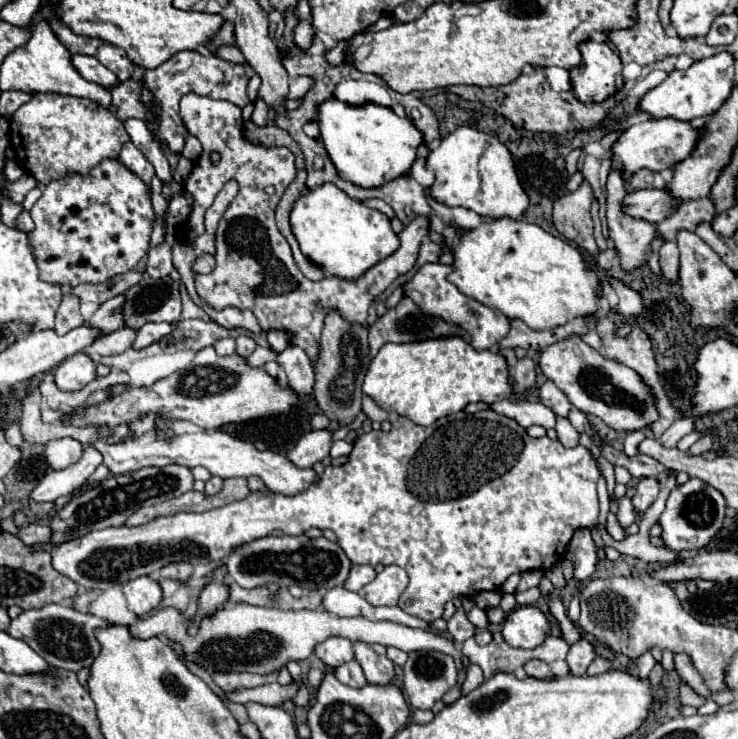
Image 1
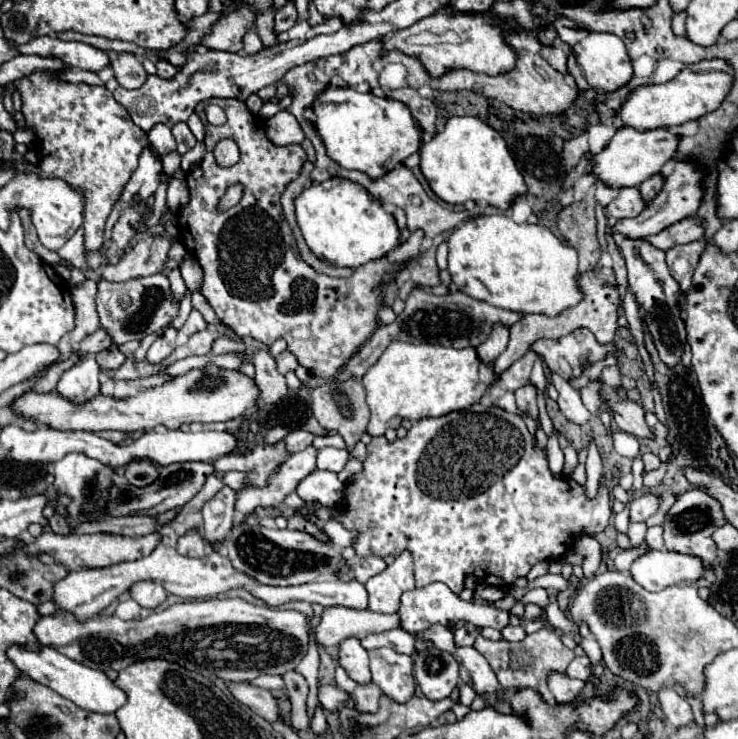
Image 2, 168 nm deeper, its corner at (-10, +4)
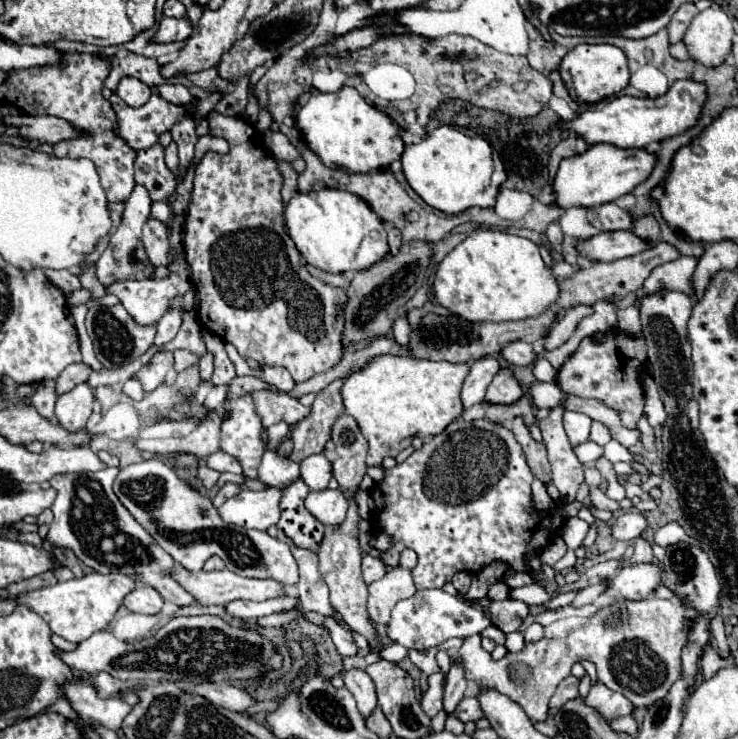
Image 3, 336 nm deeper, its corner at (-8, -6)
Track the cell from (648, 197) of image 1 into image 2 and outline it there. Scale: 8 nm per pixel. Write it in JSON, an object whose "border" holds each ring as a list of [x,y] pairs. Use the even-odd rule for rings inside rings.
{"border":[[[624,187],[620,189],[620,195],[606,207],[606,213],[614,219],[630,219],[638,217],[638,213],[646,207],[646,201],[642,201],[638,187]]]}

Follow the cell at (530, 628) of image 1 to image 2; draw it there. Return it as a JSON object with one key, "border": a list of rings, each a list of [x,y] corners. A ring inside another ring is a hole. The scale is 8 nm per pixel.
{"border":[[[508,625],[508,627],[502,629],[502,637],[504,637],[506,641],[522,641],[522,639],[526,637],[526,631],[524,631],[522,625],[518,625],[518,627]]]}

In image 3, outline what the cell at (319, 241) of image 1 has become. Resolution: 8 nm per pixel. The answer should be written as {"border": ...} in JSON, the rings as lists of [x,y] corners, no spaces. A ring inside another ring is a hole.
{"border":[[[320,187],[308,193],[296,193],[286,203],[284,221],[288,235],[306,263],[328,273],[344,273],[350,269],[362,271],[388,255],[386,231],[380,217],[364,199],[344,189]]]}

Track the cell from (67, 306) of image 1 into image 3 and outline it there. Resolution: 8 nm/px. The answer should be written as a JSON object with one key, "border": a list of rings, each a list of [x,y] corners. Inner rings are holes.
{"border":[[[44,381],[42,389],[38,387],[36,393],[32,395],[32,405],[36,411],[48,419],[54,421],[54,403],[56,403],[56,393],[54,393],[54,381]]]}

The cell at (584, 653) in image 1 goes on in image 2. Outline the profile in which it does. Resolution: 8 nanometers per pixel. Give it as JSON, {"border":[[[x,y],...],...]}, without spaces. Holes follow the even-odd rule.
{"border":[[[586,655],[574,657],[572,663],[570,663],[568,669],[566,669],[566,675],[568,675],[568,677],[574,677],[574,679],[586,681],[586,679],[590,677],[590,659],[588,659]]]}

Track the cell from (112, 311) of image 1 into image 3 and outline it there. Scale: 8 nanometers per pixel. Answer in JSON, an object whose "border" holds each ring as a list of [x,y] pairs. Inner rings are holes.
{"border":[[[74,363],[74,365],[68,365],[60,377],[56,379],[56,395],[62,395],[62,393],[68,393],[72,391],[78,383],[84,383],[90,375],[90,369],[84,365],[84,363]]]}

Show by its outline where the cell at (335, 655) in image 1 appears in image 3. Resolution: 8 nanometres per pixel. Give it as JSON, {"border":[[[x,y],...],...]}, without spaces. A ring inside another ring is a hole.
{"border":[[[350,669],[344,673],[344,683],[346,683],[346,689],[354,695],[360,715],[364,719],[368,715],[372,715],[372,711],[378,707],[378,703],[376,703],[376,689],[374,689],[374,683],[368,677],[368,673],[362,669]]]}

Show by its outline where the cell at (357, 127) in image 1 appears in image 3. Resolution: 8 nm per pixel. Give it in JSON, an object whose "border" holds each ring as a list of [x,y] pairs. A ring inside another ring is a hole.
{"border":[[[354,87],[310,95],[296,115],[296,129],[302,133],[308,149],[314,151],[326,167],[340,167],[348,173],[370,173],[388,167],[400,159],[404,151],[398,125],[380,109],[368,105]]]}

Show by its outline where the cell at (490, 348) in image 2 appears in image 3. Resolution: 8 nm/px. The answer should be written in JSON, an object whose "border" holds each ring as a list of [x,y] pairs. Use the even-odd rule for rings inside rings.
{"border":[[[484,357],[484,359],[478,359],[472,363],[470,373],[462,387],[462,397],[460,397],[464,411],[470,409],[472,405],[484,401],[486,389],[498,371],[500,371],[498,359],[492,359],[492,357]]]}

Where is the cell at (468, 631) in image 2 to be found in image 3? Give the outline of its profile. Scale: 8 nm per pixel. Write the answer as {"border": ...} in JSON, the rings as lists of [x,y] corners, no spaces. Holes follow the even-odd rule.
{"border":[[[456,661],[450,667],[446,687],[444,687],[444,711],[446,711],[446,715],[450,715],[458,707],[460,699],[464,697],[464,691],[466,691],[464,669],[462,669],[462,663]]]}

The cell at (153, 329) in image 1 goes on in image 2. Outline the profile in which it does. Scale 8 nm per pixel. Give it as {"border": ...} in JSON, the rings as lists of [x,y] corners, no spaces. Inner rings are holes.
{"border":[[[166,327],[162,335],[158,335],[158,339],[150,345],[146,359],[150,363],[160,363],[164,357],[168,357],[174,349],[176,349],[176,329],[174,327]]]}

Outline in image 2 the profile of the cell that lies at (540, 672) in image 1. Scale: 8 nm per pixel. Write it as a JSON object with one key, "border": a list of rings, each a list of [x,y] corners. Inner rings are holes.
{"border":[[[550,673],[548,677],[548,689],[552,691],[558,703],[568,703],[578,699],[582,687],[584,687],[584,681],[570,679],[566,677],[566,673]]]}

